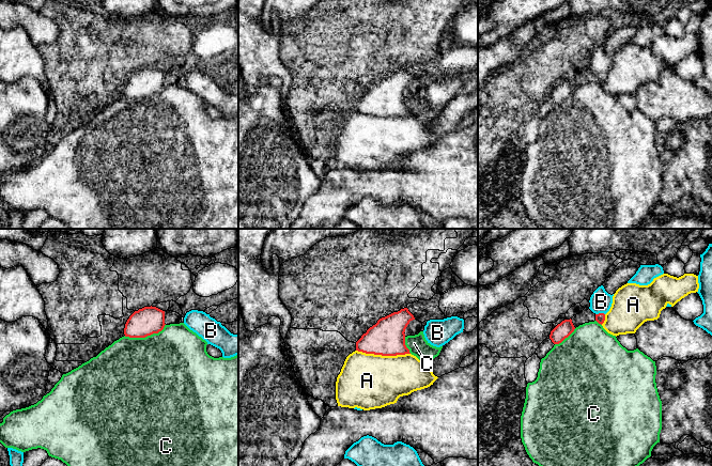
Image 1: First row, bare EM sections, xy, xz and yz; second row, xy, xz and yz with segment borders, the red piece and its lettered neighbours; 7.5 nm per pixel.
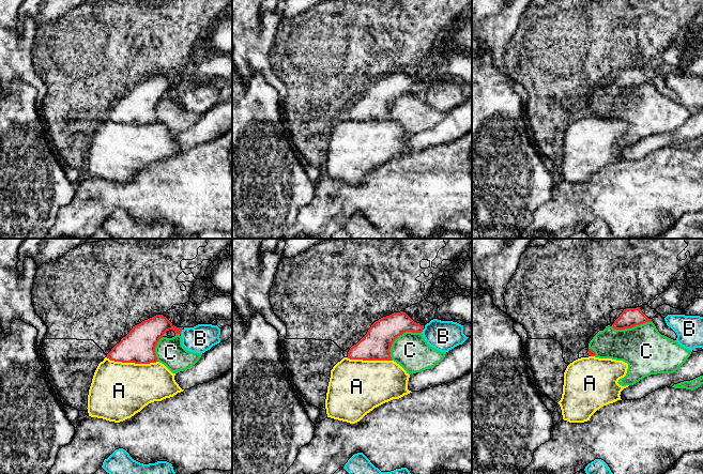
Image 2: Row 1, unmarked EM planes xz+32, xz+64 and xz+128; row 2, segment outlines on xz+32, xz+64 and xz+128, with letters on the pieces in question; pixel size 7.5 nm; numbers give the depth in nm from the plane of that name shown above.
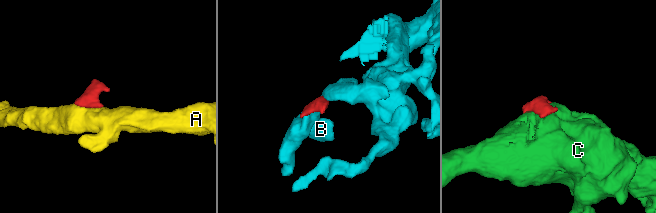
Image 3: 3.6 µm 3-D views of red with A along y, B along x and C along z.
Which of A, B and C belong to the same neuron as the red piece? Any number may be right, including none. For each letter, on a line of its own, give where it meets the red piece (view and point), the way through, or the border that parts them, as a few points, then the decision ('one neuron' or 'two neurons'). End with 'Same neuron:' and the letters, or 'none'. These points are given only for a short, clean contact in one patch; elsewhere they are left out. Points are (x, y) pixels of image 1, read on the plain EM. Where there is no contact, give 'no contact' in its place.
A: contact xz (383, 115); border xz (356, 110), (362, 113), (382, 115), (409, 114); two neurons
B: contact yz (600, 74); border yz (604, 74), (596, 75); two neurons
C: contact xy (145, 96); one neuron
Same neuron: C

